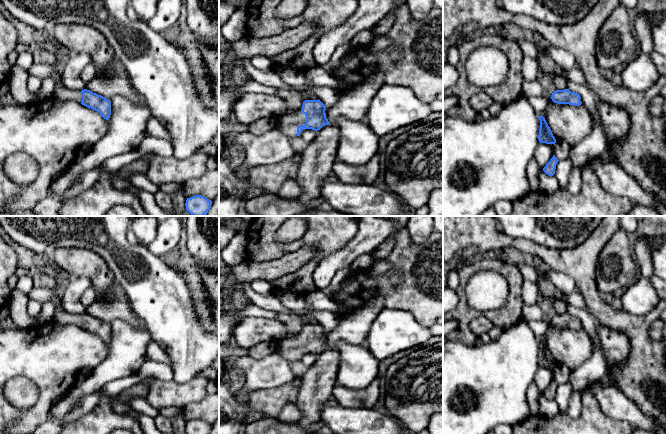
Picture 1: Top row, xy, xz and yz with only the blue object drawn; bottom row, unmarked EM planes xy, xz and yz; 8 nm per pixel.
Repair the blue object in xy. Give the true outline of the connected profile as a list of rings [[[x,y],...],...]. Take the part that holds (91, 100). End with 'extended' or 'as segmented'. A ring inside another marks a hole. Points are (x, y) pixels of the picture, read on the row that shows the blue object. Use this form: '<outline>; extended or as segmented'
[[[33,64],[28,70],[28,73],[30,76],[36,76],[42,80],[47,77],[54,77],[56,79],[56,86],[53,97],[63,101],[77,101],[88,108],[98,111],[104,119],[109,120],[111,115],[111,101],[87,89],[79,91],[65,87],[62,84],[61,74],[56,65]]]; extended

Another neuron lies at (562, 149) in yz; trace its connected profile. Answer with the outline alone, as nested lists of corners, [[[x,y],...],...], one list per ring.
[[[556,141],[554,155],[558,160],[569,157],[571,146],[565,141]]]

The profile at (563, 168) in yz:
[[[569,157],[558,161],[554,176],[556,177],[561,189],[566,188],[572,168],[573,162]]]

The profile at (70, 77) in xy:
[[[84,53],[70,54],[69,60],[61,73],[61,81],[63,86],[82,91],[85,88],[85,83],[80,77],[82,69],[91,63],[91,57]]]

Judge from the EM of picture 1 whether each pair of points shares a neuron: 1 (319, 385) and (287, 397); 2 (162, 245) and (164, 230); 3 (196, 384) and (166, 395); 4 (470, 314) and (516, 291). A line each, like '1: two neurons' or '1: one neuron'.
1: two neurons
2: one neuron
3: one neuron
4: one neuron

